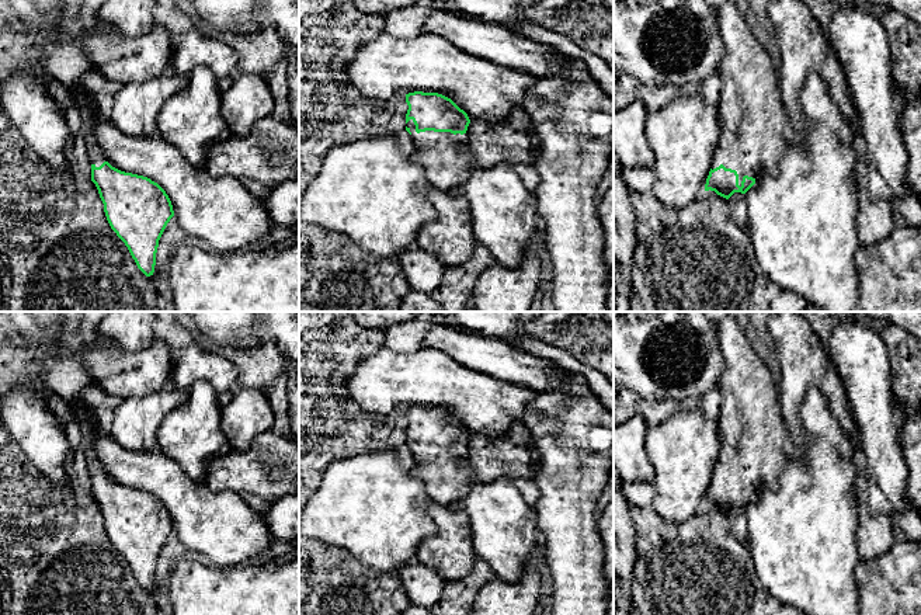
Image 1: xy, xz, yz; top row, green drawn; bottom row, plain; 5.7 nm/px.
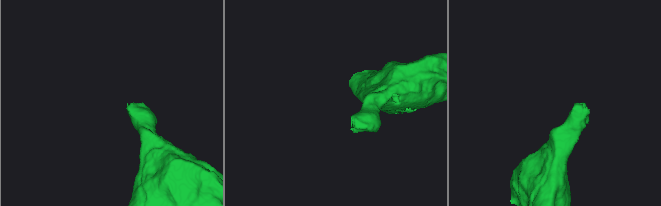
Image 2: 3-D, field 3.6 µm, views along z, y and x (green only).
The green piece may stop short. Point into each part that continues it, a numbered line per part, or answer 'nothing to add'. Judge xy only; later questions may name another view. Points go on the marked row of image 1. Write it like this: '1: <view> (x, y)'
1: xy (96, 155)

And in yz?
1: yz (754, 132)

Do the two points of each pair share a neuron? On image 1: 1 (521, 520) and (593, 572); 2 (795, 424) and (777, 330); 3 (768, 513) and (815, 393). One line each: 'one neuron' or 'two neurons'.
1: two neurons
2: one neuron
3: one neuron

